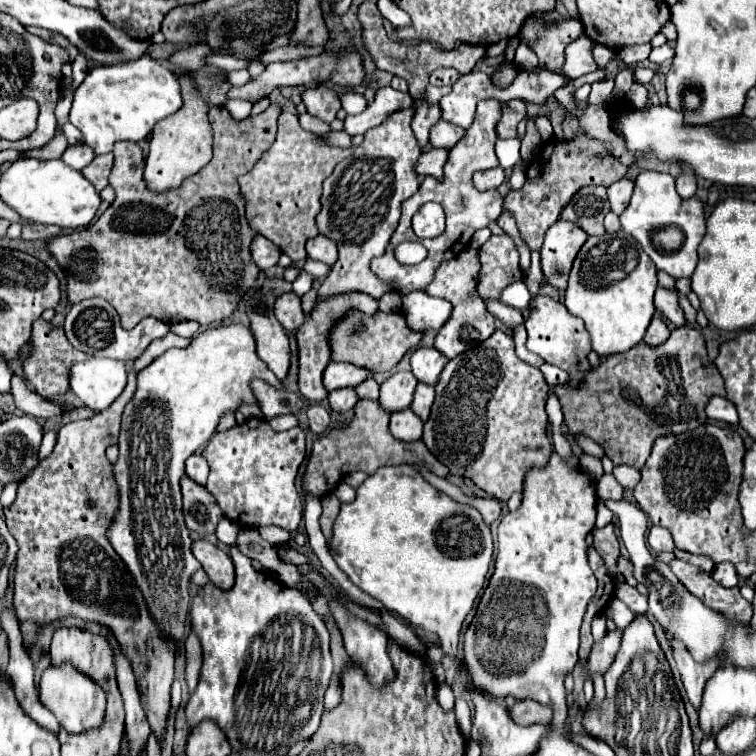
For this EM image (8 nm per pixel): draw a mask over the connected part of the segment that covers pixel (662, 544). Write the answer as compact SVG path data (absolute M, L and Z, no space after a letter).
M652 526L650 528L648 544L652 546L652 550L656 554L660 554L660 552L674 552L676 550L674 540L672 540L672 534L666 528L662 528L662 526Z

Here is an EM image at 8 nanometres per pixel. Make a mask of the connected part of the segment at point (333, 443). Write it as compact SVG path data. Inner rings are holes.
M360 400L356 406L356 416L350 424L346 426L338 426L332 432L320 436L314 446L312 446L312 454L310 460L306 464L306 472L304 472L304 486L316 494L316 496L324 496L328 494L336 482L340 482L348 472L354 470L362 470L366 474L374 474L378 468L382 466L390 466L390 464L424 464L428 470L432 470L434 474L446 478L448 476L448 468L426 448L426 444L420 442L398 442L390 430L388 430L388 414L386 410L382 410L378 406L378 402L366 402Z

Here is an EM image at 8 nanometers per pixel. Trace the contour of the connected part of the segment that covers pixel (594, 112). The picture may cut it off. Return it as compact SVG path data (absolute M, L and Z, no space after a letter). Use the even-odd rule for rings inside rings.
M599 104L593 109L585 109L579 124L588 136L600 140L607 152L622 164L631 166L637 162L637 155L628 151L624 140L611 130L610 115L606 105Z

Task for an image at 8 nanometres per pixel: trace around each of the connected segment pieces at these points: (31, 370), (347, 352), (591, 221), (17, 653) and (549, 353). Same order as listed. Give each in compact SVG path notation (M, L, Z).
M38 318L38 322L34 322L30 344L32 344L32 350L30 350L30 356L24 358L22 370L24 370L24 376L26 376L28 384L36 390L36 394L40 394L46 400L64 396L70 390L70 368L76 362L84 362L84 360L92 358L90 354L84 354L84 352L76 350L68 342L62 326L52 326L52 322L48 322L44 318Z
M402 310L390 312L384 316L384 312L378 312L378 322L370 324L366 322L366 314L358 312L354 314L352 320L340 318L334 322L330 334L328 334L328 344L330 344L330 352L332 352L332 360L334 362L350 362L354 366L366 368L370 372L388 372L392 370L402 356L414 348L420 340L422 340L422 332L412 332L406 324L406 316L402 314Z
M586 186L574 194L570 206L562 210L562 218L580 226L588 236L604 234L604 216L610 212L604 186Z
M8 608L2 612L2 628L4 628L4 632L8 636L8 642L10 642L10 664L8 664L6 676L8 676L14 692L16 692L16 698L18 698L20 706L40 726L44 726L48 732L58 736L60 734L60 724L54 718L54 714L50 710L46 710L38 700L32 660L30 660L28 652L22 648L24 644L22 644L22 634L20 634L20 622L18 622L16 614L12 614Z
M534 296L530 302L530 316L526 320L526 330L528 330L528 340L526 348L538 356L542 356L548 364L554 364L570 374L568 386L578 388L584 384L584 376L590 370L588 364L588 352L590 348L590 336L586 334L584 322L576 316L572 316L562 302L552 300L550 296Z

